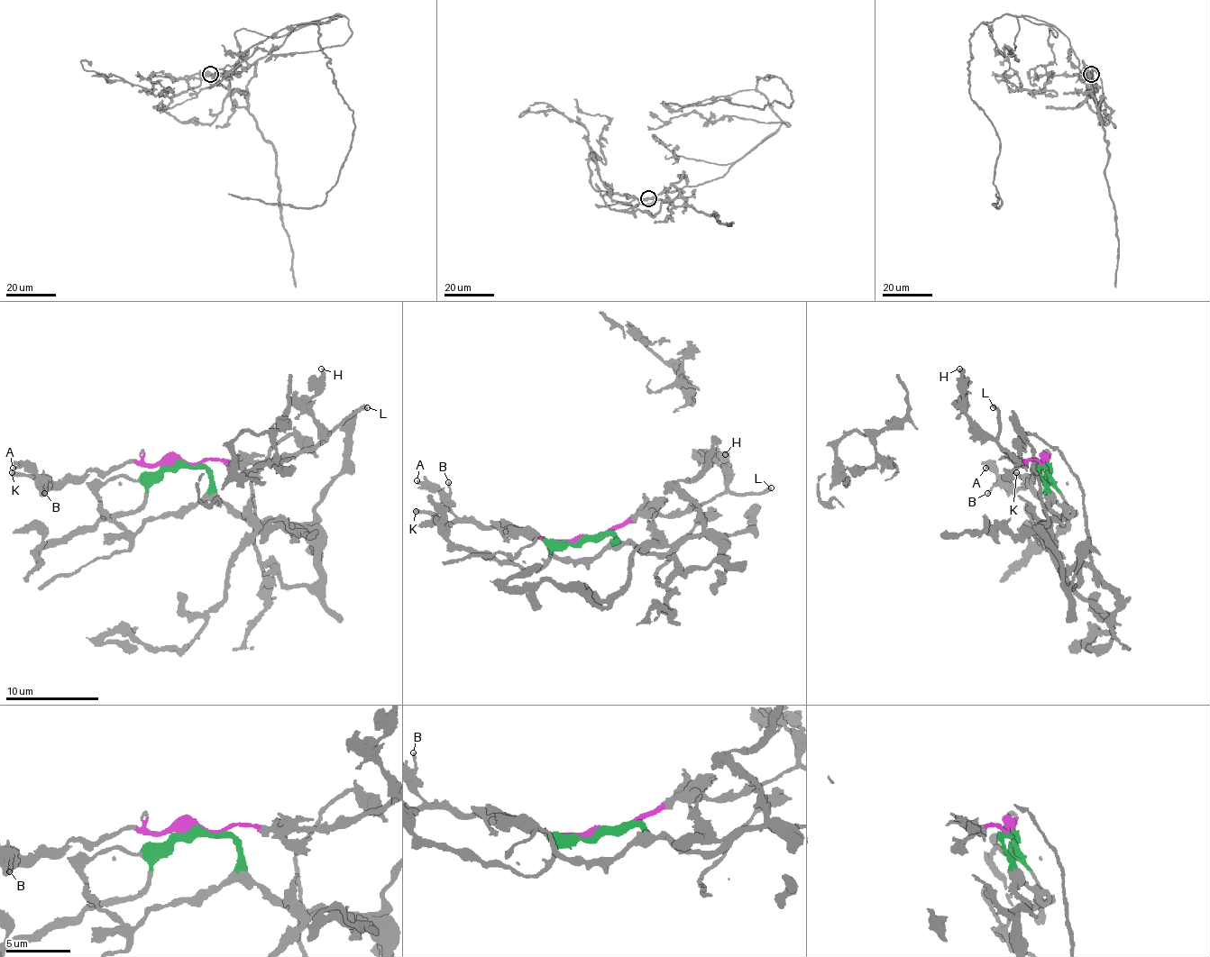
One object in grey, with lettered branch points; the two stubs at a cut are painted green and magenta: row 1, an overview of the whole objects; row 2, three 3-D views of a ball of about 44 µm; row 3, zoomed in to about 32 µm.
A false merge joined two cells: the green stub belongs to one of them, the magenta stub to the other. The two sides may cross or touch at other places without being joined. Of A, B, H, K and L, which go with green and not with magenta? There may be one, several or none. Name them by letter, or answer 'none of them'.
none of them

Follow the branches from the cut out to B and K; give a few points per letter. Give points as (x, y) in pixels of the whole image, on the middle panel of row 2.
B: (587, 538), (541, 541), (525, 536), (515, 529), (494, 529), (462, 522), (452, 510), (447, 482)
K: (587, 538), (541, 541), (525, 536), (515, 529), (494, 529), (473, 522), (450, 522), (415, 510)

